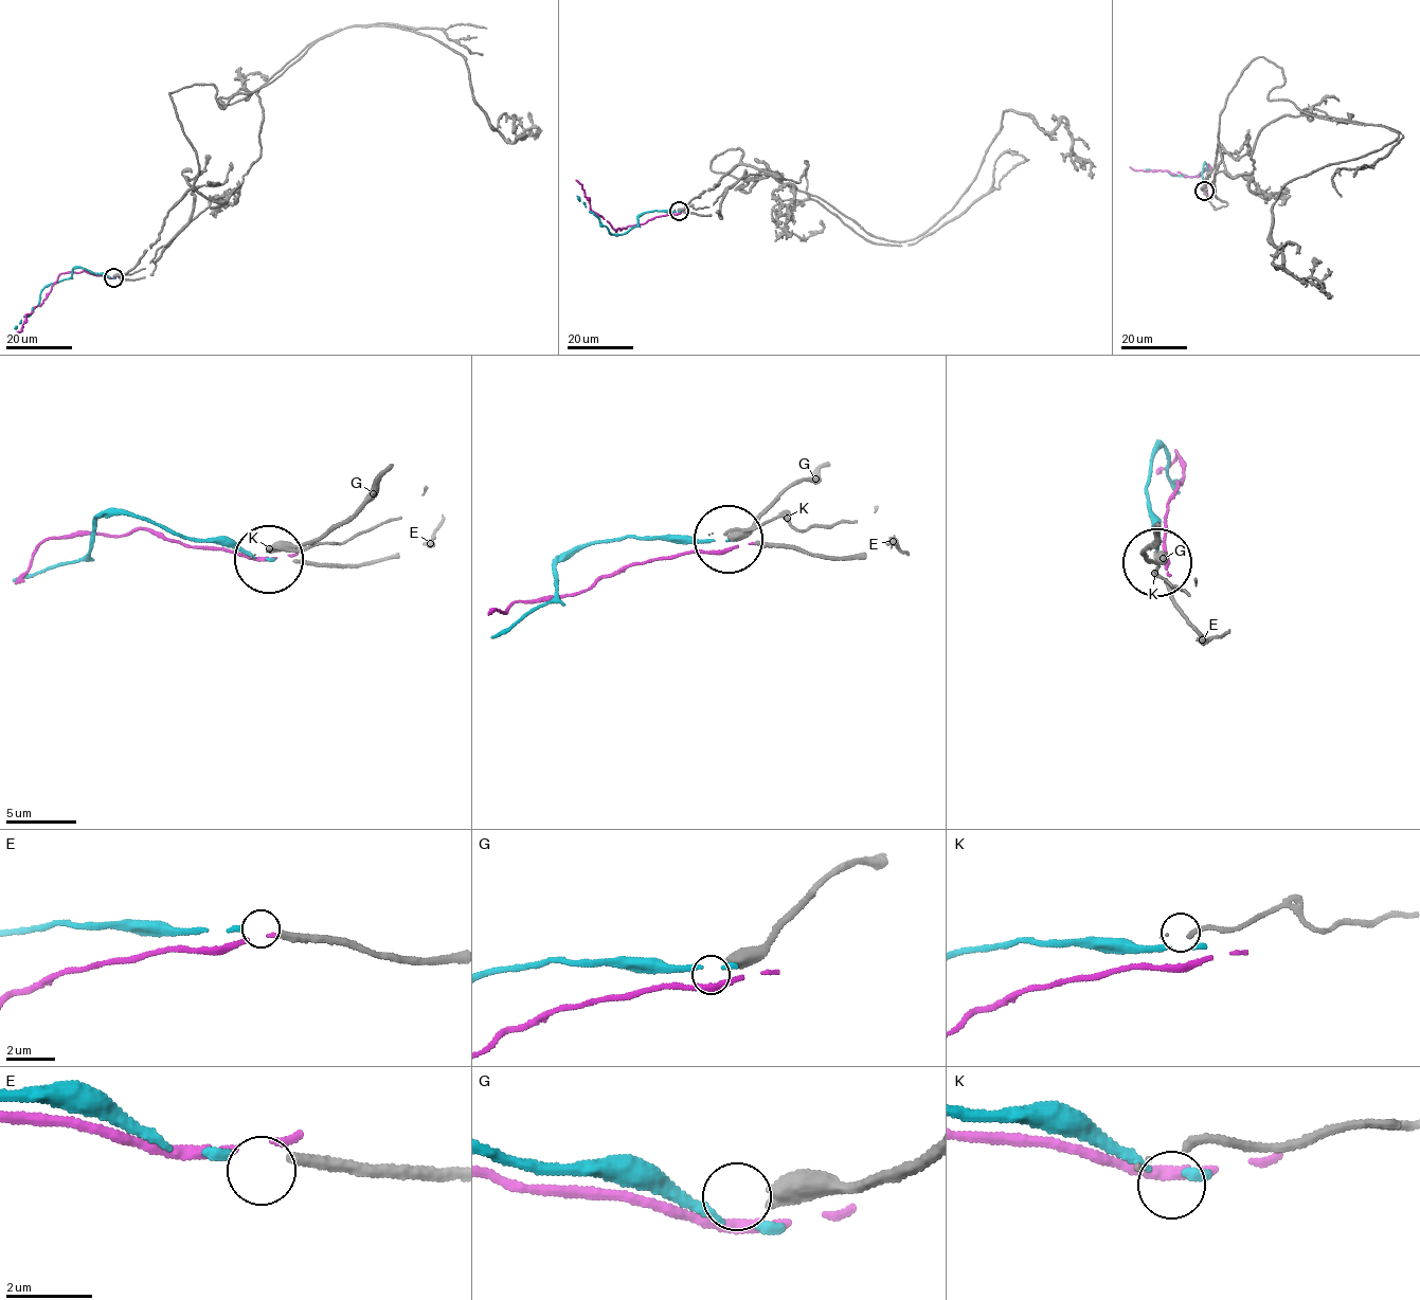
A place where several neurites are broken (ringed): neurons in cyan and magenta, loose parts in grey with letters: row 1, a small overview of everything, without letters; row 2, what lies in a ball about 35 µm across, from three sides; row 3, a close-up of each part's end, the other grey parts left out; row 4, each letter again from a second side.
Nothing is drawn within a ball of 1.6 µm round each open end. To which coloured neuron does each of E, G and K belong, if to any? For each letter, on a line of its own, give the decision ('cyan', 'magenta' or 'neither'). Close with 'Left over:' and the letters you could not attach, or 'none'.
E: cyan
G: neither
K: neither
Left over: G, K

